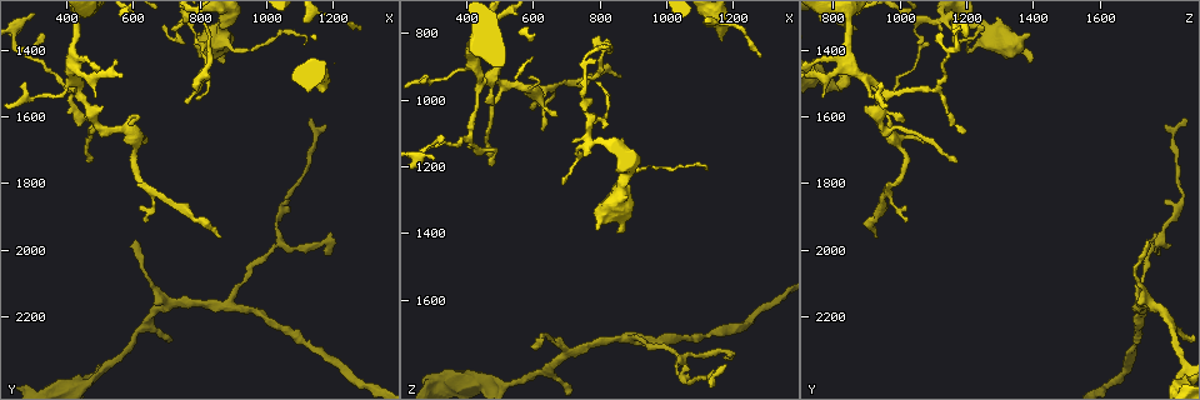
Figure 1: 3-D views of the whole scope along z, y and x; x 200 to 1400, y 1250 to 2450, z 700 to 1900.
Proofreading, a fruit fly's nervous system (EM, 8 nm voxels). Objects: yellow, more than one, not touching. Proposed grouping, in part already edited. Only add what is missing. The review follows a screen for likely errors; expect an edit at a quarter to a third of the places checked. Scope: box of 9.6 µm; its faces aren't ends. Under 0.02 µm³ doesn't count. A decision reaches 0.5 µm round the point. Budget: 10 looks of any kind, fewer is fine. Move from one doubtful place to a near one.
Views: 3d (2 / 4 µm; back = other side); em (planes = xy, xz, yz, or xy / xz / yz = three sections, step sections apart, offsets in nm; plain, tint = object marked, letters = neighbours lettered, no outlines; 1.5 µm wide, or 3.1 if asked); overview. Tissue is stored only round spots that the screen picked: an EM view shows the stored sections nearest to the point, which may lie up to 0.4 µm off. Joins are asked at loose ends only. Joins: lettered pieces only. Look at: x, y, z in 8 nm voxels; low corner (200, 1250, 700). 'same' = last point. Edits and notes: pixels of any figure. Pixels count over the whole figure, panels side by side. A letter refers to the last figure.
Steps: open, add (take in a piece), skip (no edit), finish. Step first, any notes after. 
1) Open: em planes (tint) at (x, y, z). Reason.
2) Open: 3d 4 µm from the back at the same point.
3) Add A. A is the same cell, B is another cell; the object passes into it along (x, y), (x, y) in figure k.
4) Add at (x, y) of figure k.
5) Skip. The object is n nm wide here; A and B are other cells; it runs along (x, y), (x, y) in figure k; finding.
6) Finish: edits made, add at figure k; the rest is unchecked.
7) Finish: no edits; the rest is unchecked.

Open: em planes (letters) at (640, 1680, 1090). An open end.

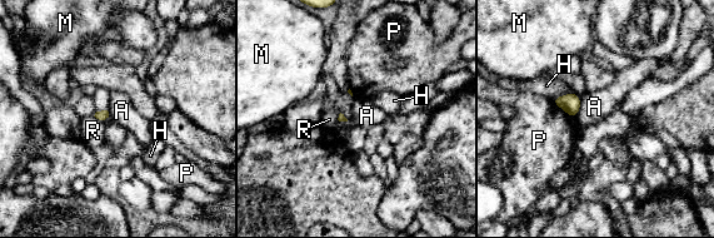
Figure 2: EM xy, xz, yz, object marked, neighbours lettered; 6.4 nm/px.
Skip. The longest contact is with P, 170 nm; A, H, M, P and R are other cells; a border runs along (582, 98), (577, 117) in figure 2; none of them fits.

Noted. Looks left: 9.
Open: em xy step 4 (letters) at (630, 1910, 1030). Tapers out.

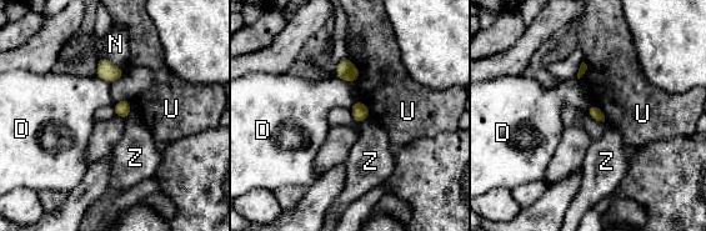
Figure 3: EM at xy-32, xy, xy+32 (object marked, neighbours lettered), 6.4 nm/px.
Open: em planes (letters) at the same point. Another direction.

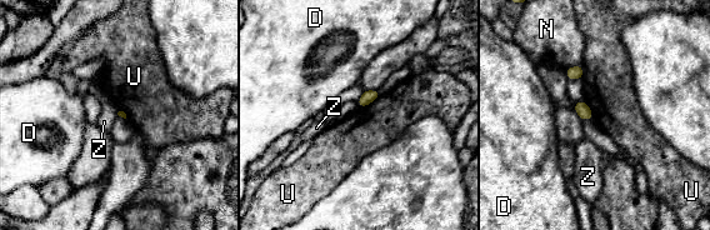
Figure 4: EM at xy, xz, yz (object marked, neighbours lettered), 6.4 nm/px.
Skip. D, N, U and Z are other cells; a border runs along (381, 94), (366, 105), (356, 106) in figure 4; no lettered piece goes on from it.

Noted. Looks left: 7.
Open: 3d 4 µm at (600, 1980, 1730). Thin end.

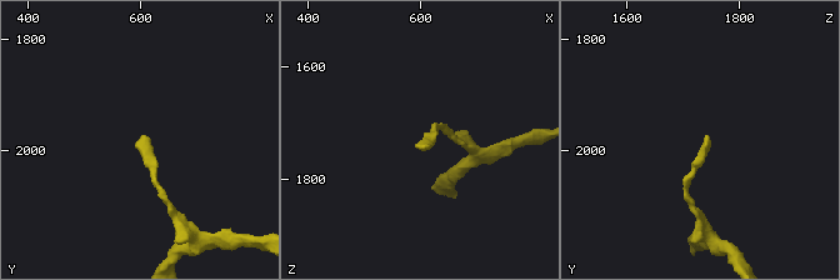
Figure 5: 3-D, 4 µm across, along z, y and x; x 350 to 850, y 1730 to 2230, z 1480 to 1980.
Open: em planes (plain) at (605, 1970, 1740). Shape alone is not enough.

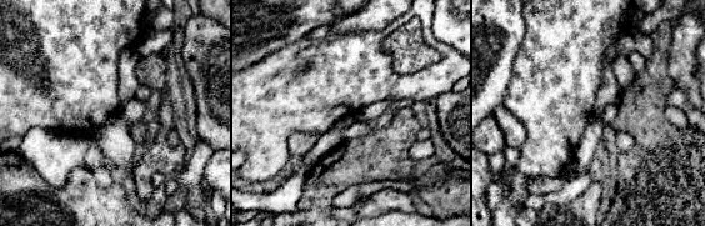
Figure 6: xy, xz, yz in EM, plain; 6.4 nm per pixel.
Open: em planes (letters) at the same point. See the neighbours.

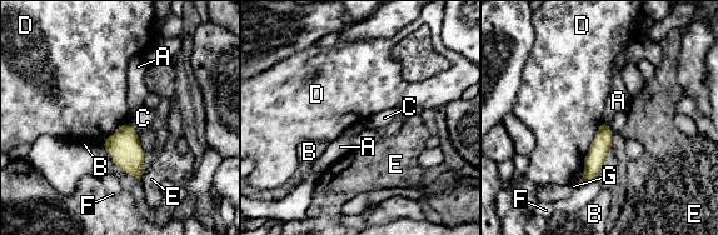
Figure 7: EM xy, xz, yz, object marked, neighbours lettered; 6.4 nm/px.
Skip. A, B, C, D, E, F and G are other cells; it runs along (603, 125), (603, 141), (586, 179) in figure 7; none of them fits.

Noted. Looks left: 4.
Open: 3d 2 µm at (690, 1330, 1260). Thin end.

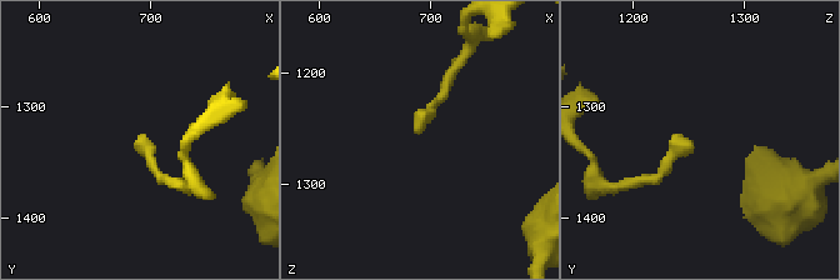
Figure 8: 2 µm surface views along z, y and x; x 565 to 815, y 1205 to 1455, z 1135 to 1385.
Open: em planes (letters) at (688, 1330, 1256).

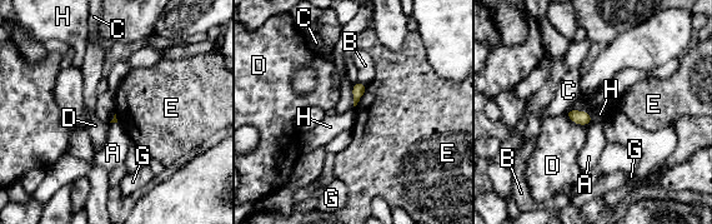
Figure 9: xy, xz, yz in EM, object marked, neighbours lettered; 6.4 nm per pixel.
Skip. A, B, C, D, E, G and H are other cells; a border runs along (590, 113), (592, 120) in figure 9; no lettered piece goes on from it.

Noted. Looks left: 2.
Finish: no edits; the rest is unchecked.

